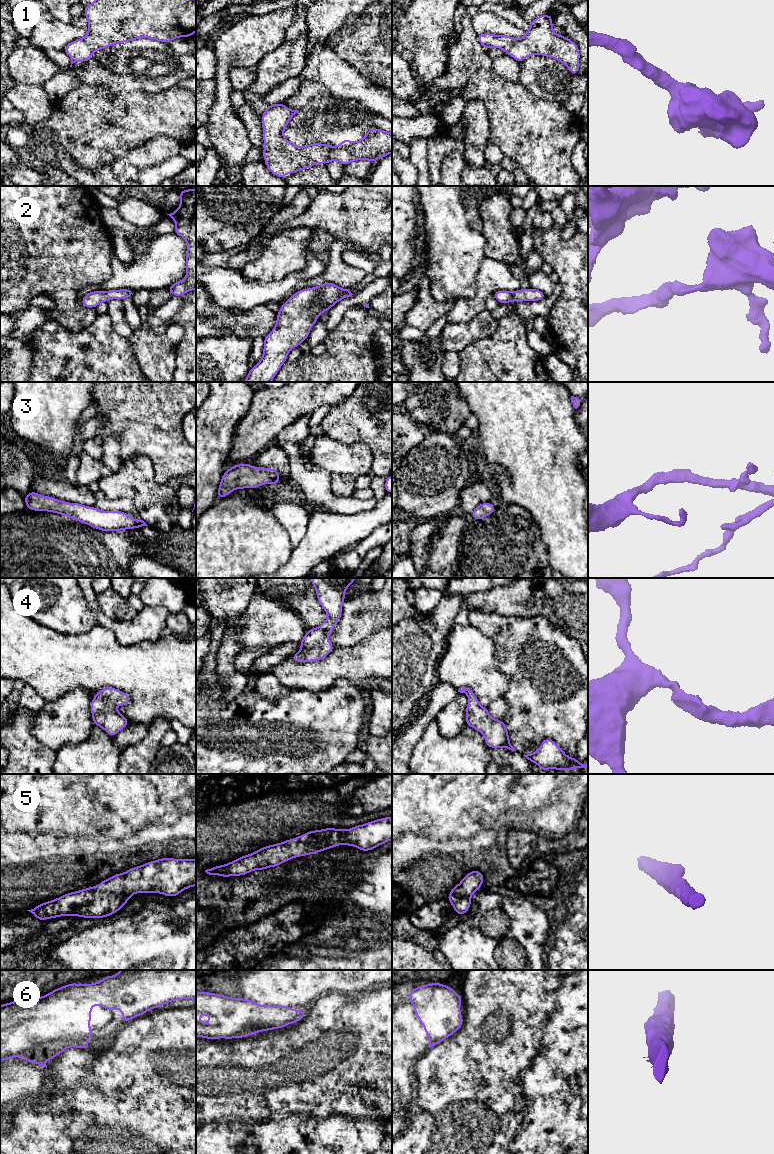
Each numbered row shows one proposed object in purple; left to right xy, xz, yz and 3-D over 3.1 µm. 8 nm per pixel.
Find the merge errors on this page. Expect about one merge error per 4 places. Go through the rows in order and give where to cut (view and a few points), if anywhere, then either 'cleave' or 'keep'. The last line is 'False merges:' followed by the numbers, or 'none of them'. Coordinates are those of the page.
1: cut none; keep
2: cut none; keep
3: cut none; keep
4: cut none; keep
5: cut none; keep
6: cut none; keep
False merges: none of them

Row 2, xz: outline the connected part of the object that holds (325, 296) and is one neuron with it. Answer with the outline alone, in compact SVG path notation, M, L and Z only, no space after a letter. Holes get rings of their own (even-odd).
M325 282L299 290L289 297L280 306L275 327L264 337L262 358L250 368L244 382L272 382L286 362L289 351L308 338L318 316L352 295L350 289Z

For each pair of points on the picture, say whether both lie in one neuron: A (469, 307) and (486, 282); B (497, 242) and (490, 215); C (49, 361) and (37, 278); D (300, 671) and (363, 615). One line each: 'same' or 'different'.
A: same
B: same
C: different
D: different

